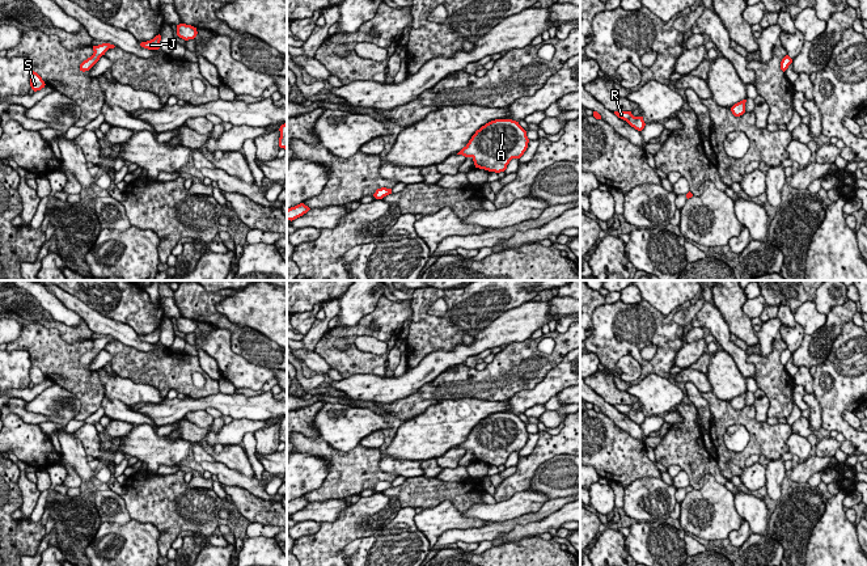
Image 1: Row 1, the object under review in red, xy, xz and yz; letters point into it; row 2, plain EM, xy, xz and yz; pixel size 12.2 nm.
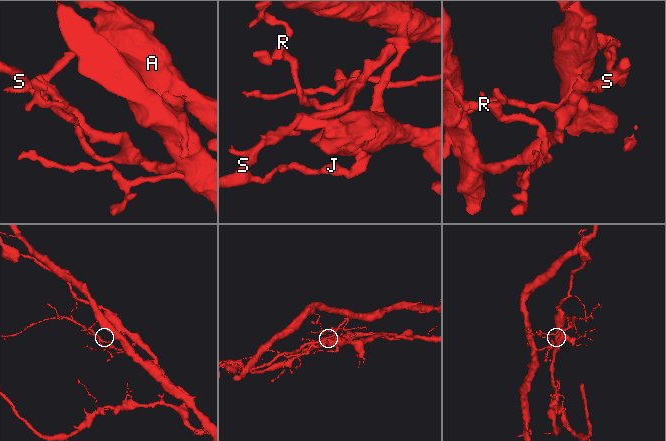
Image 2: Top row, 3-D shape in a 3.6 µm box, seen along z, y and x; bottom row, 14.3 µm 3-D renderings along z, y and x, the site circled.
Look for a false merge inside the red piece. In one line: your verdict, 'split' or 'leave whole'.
split

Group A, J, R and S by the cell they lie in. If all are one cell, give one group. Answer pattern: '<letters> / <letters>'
A J / R S

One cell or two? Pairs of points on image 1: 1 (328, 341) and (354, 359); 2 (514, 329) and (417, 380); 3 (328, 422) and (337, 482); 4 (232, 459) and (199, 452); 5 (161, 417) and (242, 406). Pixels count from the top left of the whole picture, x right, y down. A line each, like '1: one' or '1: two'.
1: one
2: one
3: two
4: two
5: one

